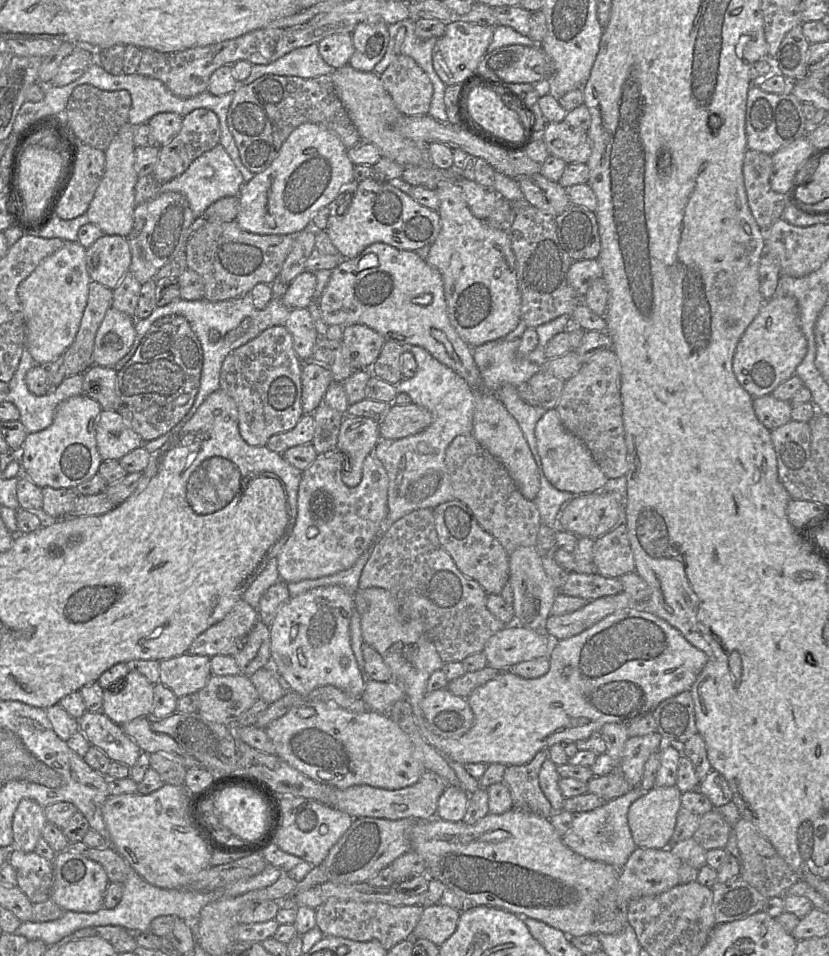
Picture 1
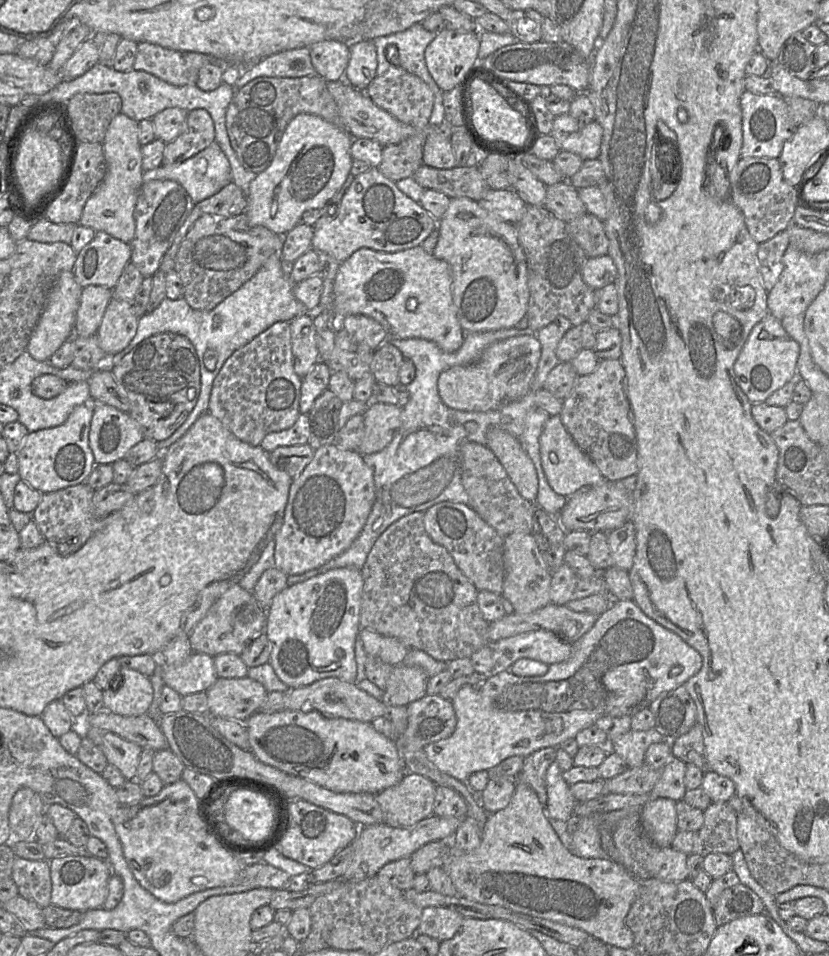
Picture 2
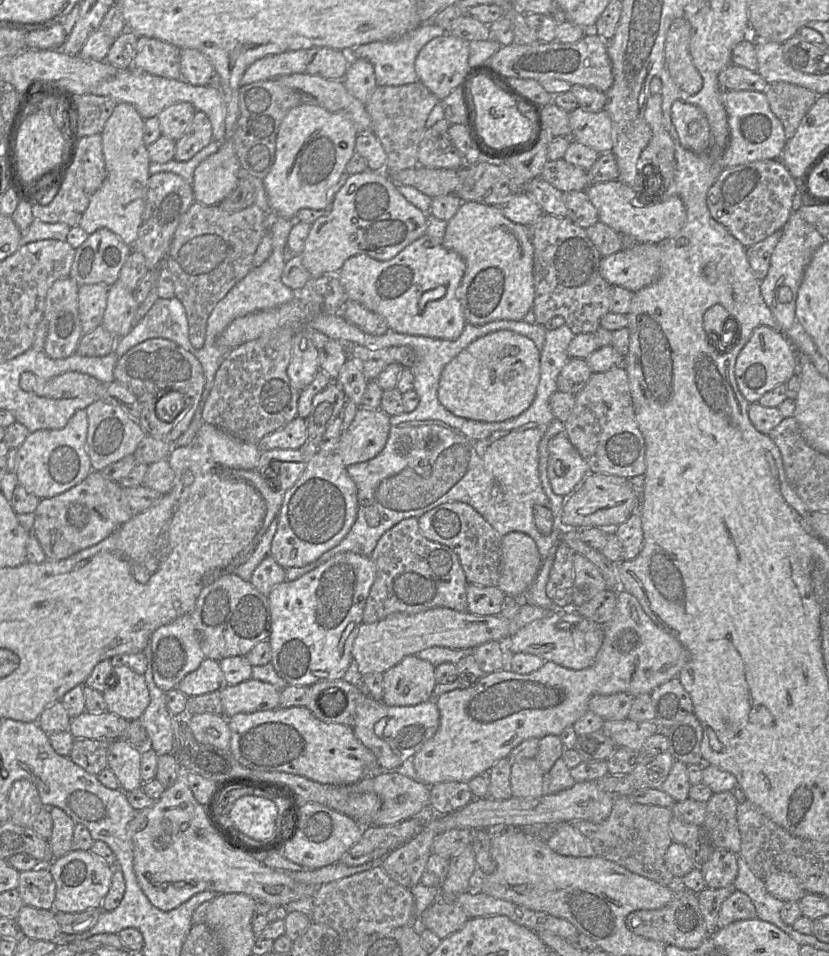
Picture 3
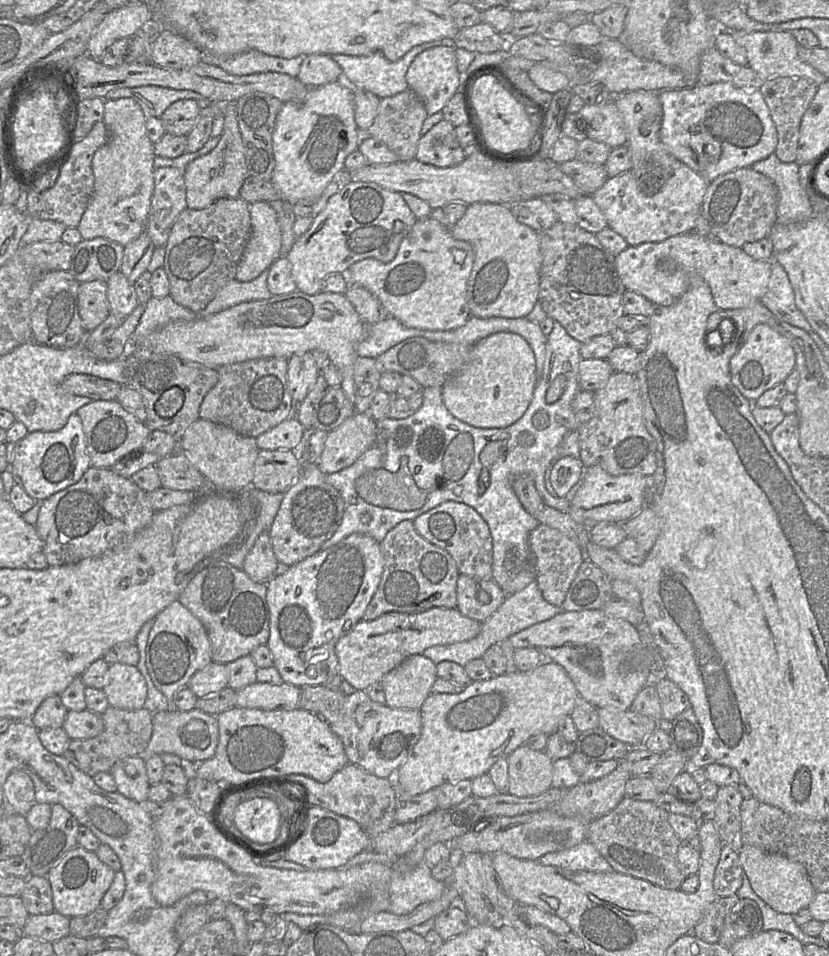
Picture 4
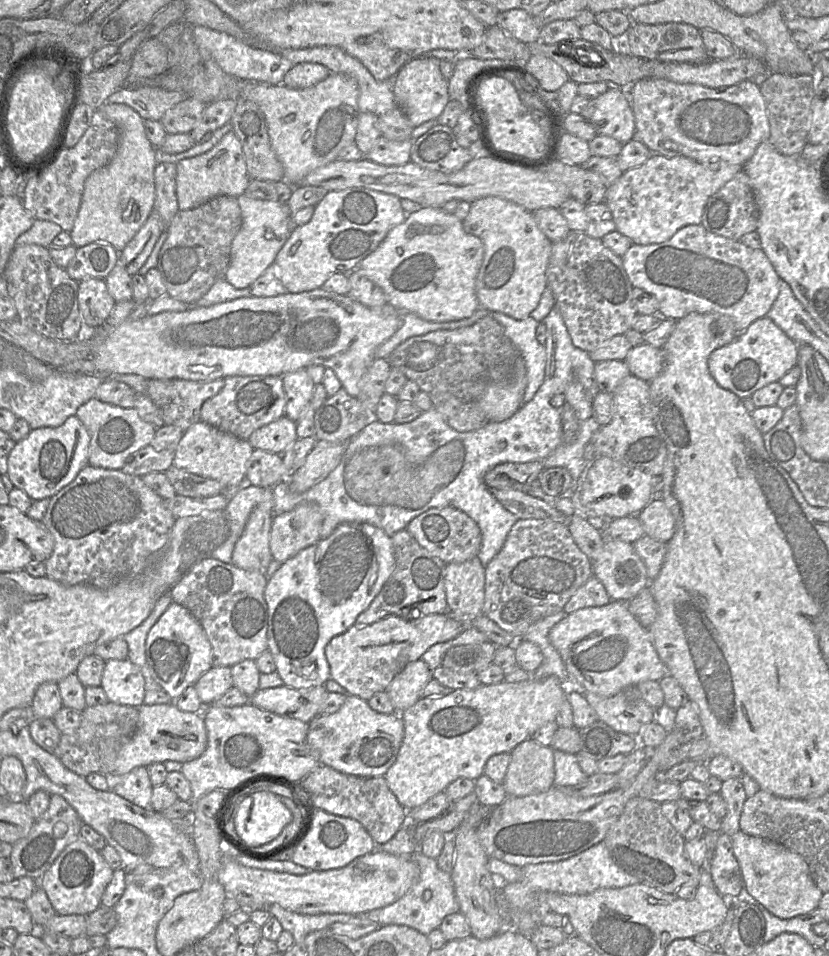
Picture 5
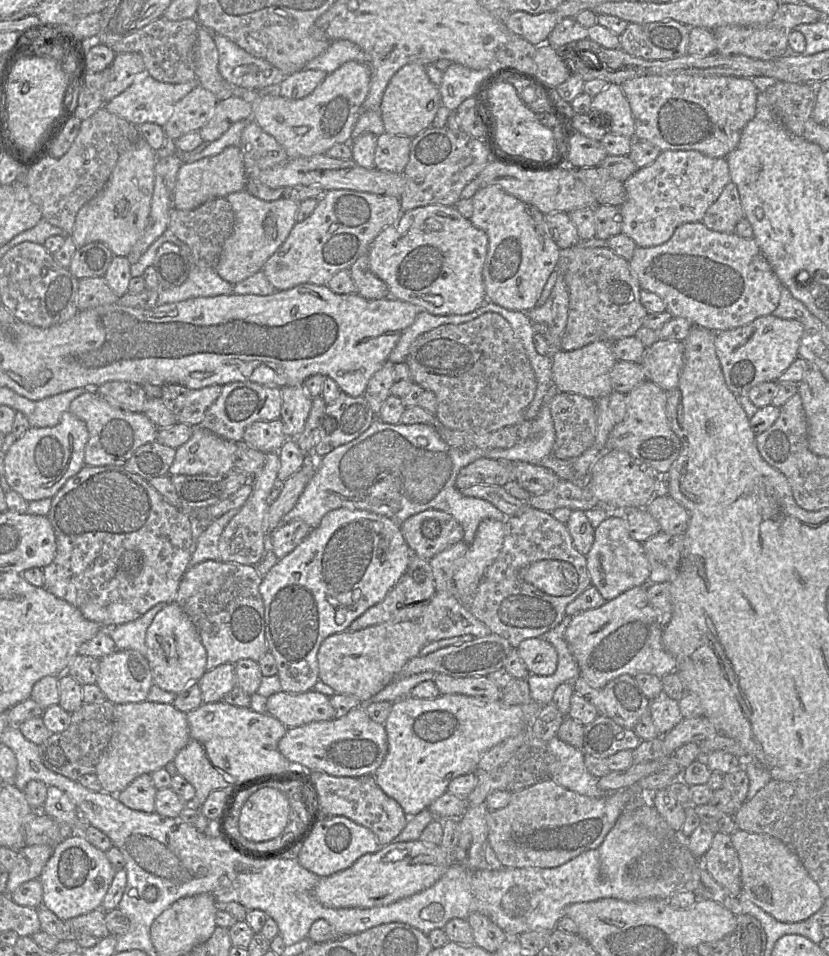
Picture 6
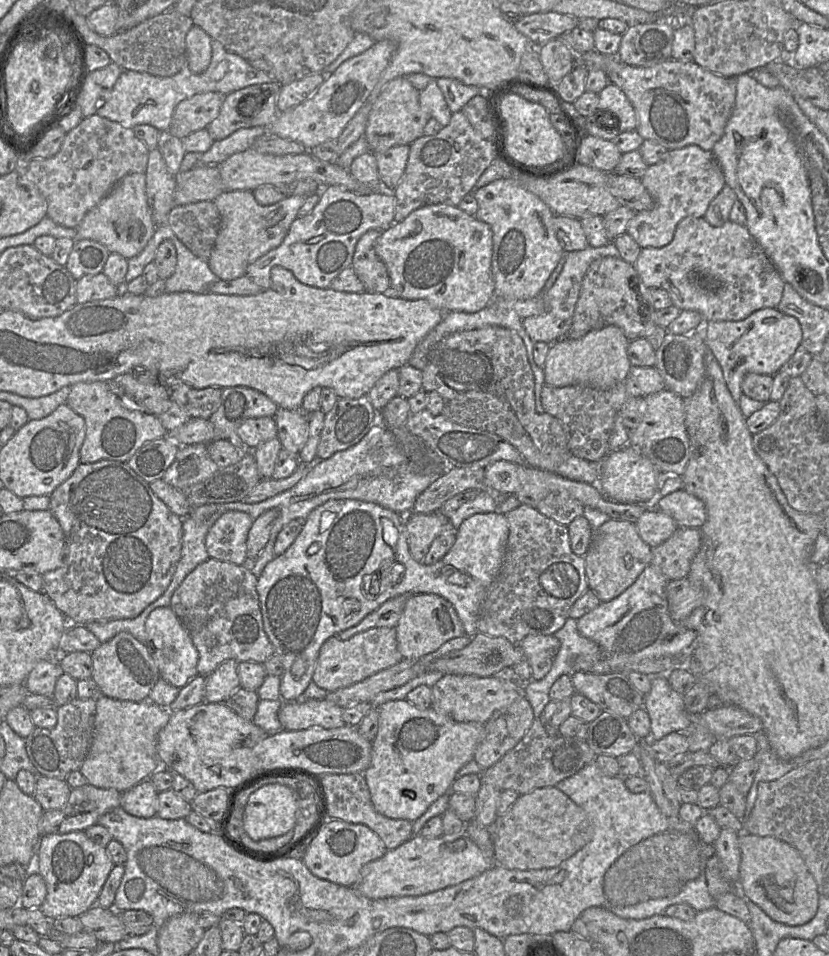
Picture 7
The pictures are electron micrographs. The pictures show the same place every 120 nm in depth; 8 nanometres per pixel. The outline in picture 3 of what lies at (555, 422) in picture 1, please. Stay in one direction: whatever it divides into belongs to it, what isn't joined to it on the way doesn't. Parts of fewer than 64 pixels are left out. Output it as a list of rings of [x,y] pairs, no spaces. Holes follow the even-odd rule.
[[[565,432],[554,436],[548,449],[547,473],[552,491],[557,495],[567,495],[591,473],[590,467]]]

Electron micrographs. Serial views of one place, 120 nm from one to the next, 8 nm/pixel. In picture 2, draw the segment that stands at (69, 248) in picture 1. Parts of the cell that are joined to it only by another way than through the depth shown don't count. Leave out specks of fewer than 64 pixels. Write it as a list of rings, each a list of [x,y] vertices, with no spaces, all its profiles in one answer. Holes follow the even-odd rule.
[[[73,271],[62,272],[50,292],[42,313],[32,330],[27,345],[29,354],[38,361],[48,361],[54,352],[69,338],[74,335],[76,313],[79,307],[81,287],[75,279]]]

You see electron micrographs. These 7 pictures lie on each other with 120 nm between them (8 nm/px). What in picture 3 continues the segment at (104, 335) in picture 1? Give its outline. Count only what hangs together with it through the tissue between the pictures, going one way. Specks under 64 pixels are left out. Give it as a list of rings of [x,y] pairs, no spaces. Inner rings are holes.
[[[118,280],[108,288],[102,325],[118,338],[127,335],[135,324],[138,306],[132,291]]]

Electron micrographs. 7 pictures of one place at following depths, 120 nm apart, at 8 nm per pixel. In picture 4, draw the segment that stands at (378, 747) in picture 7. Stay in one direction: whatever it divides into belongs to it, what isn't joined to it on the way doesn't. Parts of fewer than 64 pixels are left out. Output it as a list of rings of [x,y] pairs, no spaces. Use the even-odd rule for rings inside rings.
[[[553,661],[541,663],[533,670],[473,681],[460,693],[431,693],[419,709],[422,720],[420,739],[397,769],[394,785],[398,785],[409,795],[419,795],[445,783],[472,780],[486,774],[499,759],[508,759],[532,735],[550,735],[557,731],[560,721],[571,716],[577,696],[578,691],[566,670]]]

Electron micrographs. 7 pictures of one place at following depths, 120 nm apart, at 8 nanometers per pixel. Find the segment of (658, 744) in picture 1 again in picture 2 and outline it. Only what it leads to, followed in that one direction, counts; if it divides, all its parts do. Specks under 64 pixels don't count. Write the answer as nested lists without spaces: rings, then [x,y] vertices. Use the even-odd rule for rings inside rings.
[[[655,727],[646,731],[629,730],[610,741],[609,750],[618,754],[628,768],[633,768],[644,764],[645,752],[651,744],[663,740],[664,737]]]

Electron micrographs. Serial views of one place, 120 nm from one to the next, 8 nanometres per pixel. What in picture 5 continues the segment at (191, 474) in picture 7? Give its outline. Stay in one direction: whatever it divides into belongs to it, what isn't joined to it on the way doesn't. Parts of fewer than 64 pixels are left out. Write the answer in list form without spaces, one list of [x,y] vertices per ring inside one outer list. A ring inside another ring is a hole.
[[[199,421],[184,431],[174,451],[172,465],[202,477],[215,479],[223,485],[224,491],[234,492],[245,484],[246,466],[253,450],[248,440],[237,438]]]

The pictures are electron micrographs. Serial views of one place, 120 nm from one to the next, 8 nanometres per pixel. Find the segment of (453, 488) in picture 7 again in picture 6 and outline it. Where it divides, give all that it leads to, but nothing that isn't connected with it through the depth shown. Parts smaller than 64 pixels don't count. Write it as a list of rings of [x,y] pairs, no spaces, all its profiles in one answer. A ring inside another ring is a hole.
[[[482,458],[460,470],[456,478],[458,490],[472,486],[504,486],[515,481],[511,462]]]

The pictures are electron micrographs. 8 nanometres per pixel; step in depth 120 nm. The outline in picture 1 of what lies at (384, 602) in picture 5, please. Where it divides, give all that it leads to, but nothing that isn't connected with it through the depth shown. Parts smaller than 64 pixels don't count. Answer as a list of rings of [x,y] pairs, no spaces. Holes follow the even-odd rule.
[[[431,509],[410,512],[379,537],[358,583],[358,590],[372,587],[390,592],[405,617],[421,621],[444,664],[482,652],[486,642],[506,626],[488,610],[487,593],[480,584],[464,576],[440,544]]]

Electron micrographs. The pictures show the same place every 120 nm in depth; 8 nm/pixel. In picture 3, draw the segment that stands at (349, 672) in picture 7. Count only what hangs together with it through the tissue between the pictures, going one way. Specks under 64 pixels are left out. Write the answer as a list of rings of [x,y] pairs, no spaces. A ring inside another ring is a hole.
[[[521,604],[513,619],[498,615],[479,616],[469,612],[459,612],[449,608],[432,608],[416,614],[394,613],[371,623],[362,623],[352,648],[352,661],[355,661],[362,676],[371,673],[383,674],[398,664],[404,657],[415,655],[431,647],[450,649],[475,649],[490,641],[500,642],[512,638],[527,624],[546,617],[549,612],[541,607]]]

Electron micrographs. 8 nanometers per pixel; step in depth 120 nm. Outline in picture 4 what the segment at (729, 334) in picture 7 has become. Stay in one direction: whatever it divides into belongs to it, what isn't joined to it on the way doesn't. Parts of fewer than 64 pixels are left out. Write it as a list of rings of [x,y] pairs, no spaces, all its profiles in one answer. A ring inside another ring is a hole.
[[[758,324],[730,360],[731,381],[744,398],[755,402],[765,391],[783,383],[795,364],[795,353],[789,341],[769,325]]]

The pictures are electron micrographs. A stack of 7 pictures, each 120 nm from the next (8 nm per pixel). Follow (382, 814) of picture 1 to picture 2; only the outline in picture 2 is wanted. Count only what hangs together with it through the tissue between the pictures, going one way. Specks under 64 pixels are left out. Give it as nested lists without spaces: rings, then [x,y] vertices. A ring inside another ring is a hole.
[[[409,773],[395,786],[376,794],[384,814],[383,823],[391,827],[410,827],[434,815],[436,784],[430,779]]]

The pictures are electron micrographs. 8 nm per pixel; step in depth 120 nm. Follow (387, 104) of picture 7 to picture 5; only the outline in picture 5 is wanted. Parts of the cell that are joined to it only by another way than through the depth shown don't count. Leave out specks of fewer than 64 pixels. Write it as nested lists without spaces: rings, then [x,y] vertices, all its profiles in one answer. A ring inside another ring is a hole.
[[[432,56],[416,57],[396,73],[394,96],[397,105],[406,114],[413,127],[437,119],[449,101],[448,80],[440,70],[441,60]]]

